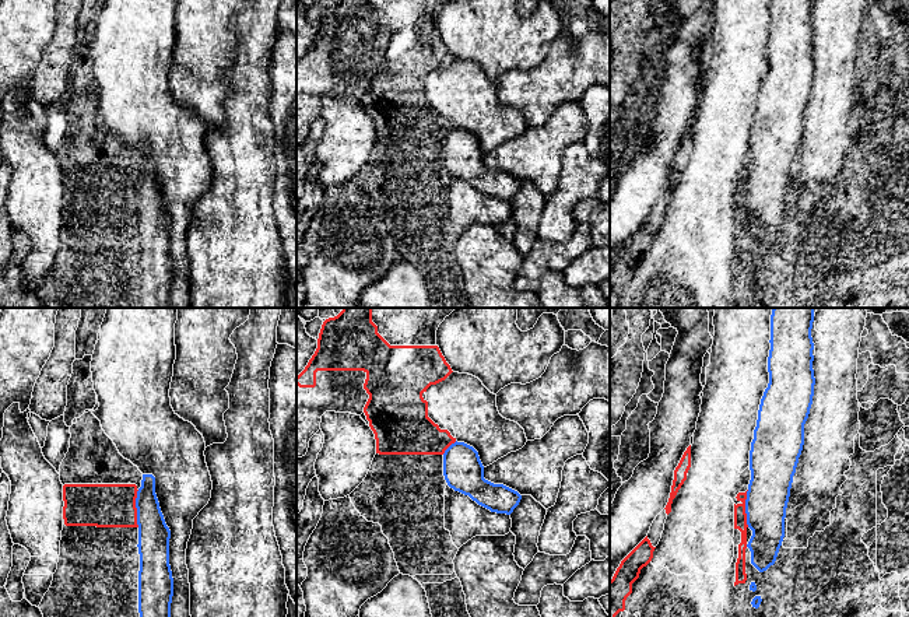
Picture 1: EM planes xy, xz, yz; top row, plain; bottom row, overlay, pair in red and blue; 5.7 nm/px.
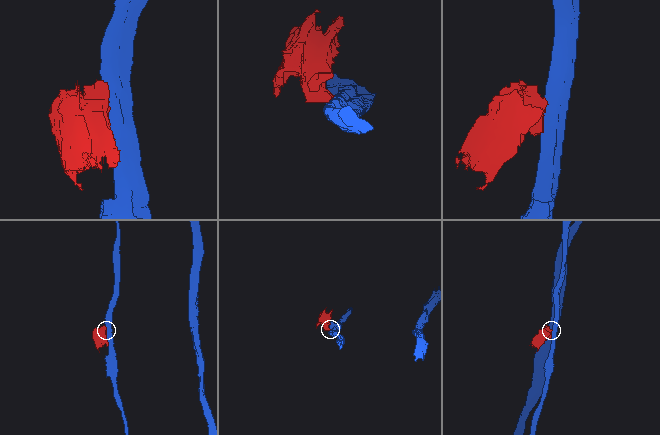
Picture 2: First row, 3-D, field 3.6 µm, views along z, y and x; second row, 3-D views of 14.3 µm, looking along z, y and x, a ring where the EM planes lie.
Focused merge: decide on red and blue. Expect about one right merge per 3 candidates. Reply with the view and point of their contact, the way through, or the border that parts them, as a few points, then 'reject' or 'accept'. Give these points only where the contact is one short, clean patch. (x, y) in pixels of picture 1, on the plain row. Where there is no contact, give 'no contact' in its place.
meets red in xy at (136, 195); border along xy (139, 176), (136, 185), (137, 213); reject

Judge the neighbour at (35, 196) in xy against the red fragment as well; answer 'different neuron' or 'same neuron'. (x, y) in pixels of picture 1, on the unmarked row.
different neuron

